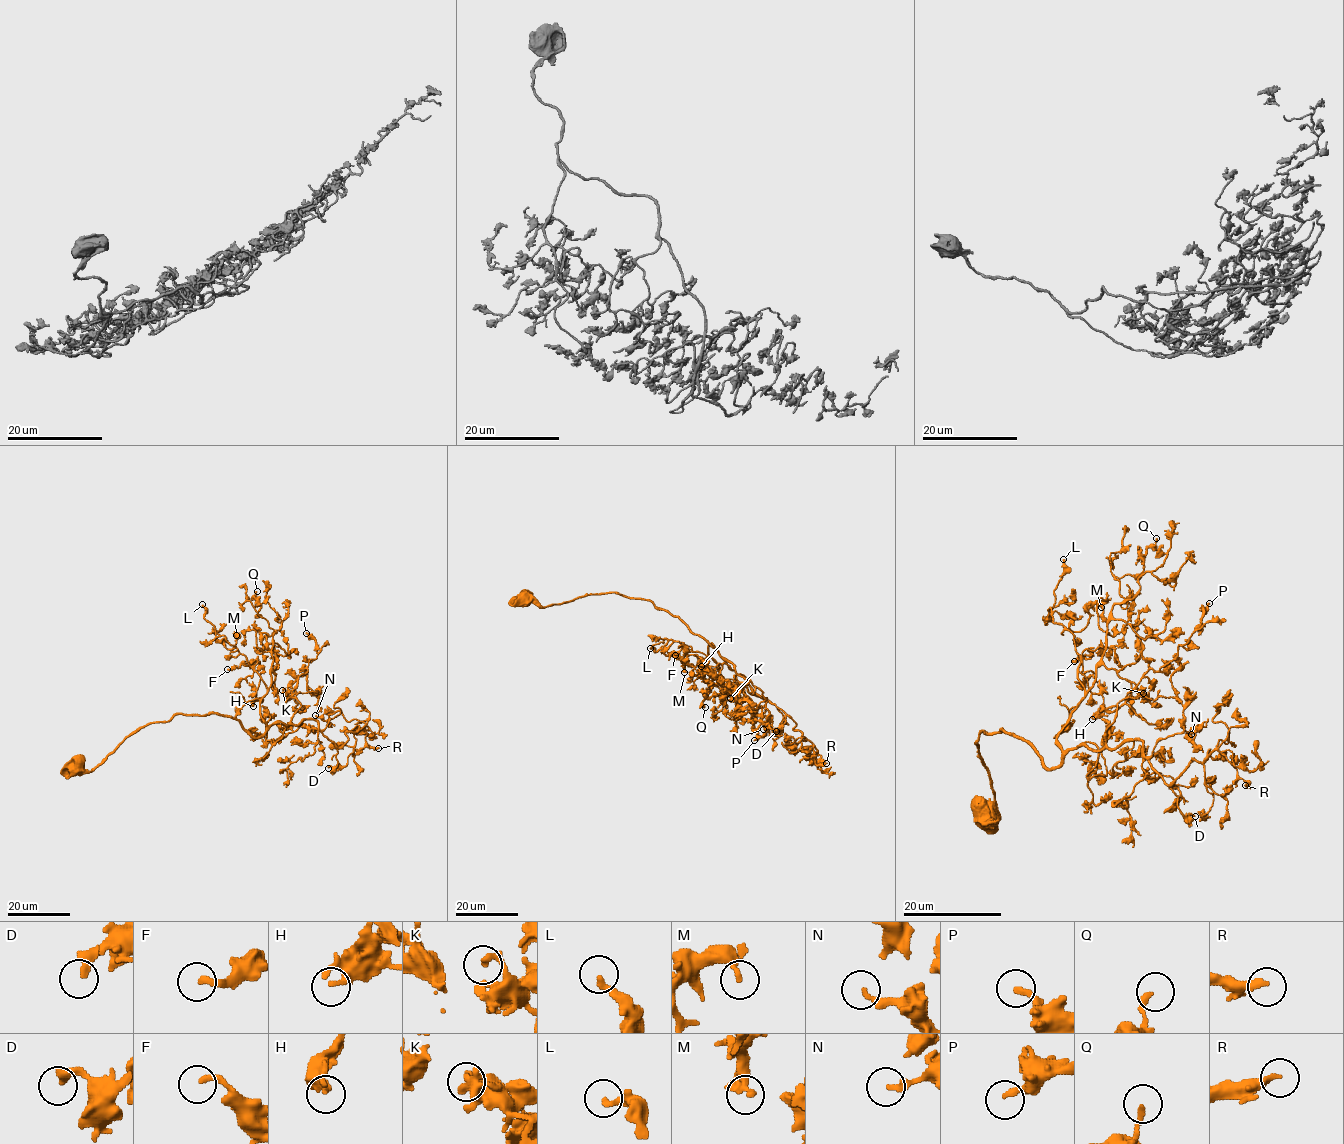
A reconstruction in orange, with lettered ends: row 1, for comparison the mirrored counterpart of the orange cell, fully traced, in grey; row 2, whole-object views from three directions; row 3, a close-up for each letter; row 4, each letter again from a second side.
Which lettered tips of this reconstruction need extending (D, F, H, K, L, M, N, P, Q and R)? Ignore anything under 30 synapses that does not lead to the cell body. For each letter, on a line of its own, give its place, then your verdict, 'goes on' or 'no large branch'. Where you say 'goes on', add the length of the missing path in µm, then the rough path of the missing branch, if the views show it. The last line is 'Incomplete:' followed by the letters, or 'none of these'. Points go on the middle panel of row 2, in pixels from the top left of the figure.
D: (776, 731) | no large branch
F: (675, 655) | no large branch
H: (701, 666) | no large branch
K: (730, 698) | no large branch
L: (650, 648) | no large branch
M: (684, 672) | no large branch
N: (763, 729) | no large branch
P: (754, 740) | no large branch
Q: (705, 707) | no large branch
R: (826, 763) | no large branch
Incomplete: none of these

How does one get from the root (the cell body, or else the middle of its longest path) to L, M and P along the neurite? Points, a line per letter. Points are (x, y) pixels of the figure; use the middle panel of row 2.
L: (524, 597), (542, 606), (608, 592), (648, 599), (711, 644), (715, 661), (687, 655), (672, 639), (650, 648)
M: (524, 597), (542, 606), (608, 592), (648, 599), (714, 647), (708, 654), (715, 661), (681, 649), (684, 672)
P: (524, 597), (549, 606), (614, 592), (677, 616), (748, 680), (740, 688), (768, 730), (754, 740)

